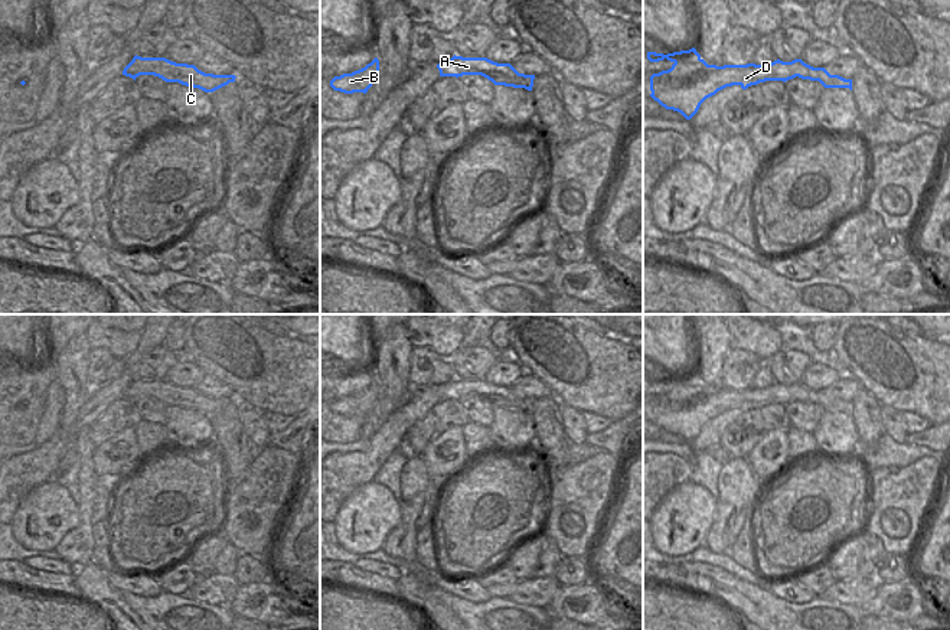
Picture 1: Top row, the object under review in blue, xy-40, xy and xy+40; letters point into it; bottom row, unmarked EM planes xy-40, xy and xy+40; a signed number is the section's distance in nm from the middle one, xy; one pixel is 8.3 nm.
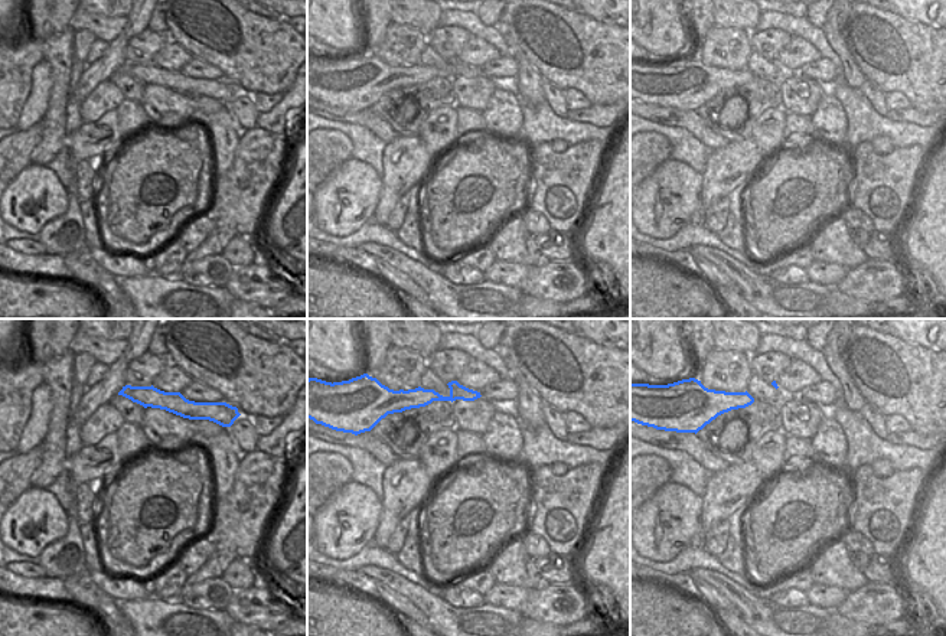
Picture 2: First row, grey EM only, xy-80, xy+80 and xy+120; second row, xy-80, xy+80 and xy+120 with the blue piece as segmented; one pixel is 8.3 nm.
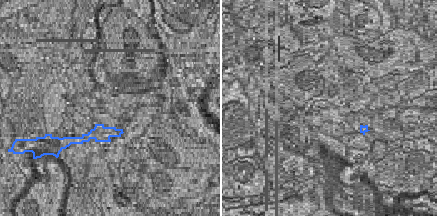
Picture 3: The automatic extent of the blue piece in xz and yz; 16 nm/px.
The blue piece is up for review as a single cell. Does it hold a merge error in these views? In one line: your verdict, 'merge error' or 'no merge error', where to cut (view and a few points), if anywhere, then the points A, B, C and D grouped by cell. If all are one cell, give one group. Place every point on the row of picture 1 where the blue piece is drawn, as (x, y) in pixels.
no merge error; no cut; A B C D

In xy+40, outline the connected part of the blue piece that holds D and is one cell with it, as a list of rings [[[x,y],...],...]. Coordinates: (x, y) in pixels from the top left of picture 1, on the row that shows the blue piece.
[[[695,48],[673,53],[647,52],[650,62],[663,59],[673,65],[667,71],[650,76],[650,97],[666,110],[680,112],[691,120],[701,104],[718,91],[740,85],[747,89],[765,81],[789,81],[796,76],[802,79],[819,81],[825,88],[849,88],[852,79],[830,75],[825,68],[813,68],[802,59],[783,62],[780,59],[767,65],[708,65]]]

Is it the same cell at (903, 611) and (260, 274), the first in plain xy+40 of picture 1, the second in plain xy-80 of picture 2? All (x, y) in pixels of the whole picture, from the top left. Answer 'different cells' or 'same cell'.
same cell

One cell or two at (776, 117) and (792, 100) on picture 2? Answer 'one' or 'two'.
two

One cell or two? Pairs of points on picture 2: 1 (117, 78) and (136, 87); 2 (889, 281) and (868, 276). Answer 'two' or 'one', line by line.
1: one
2: one

